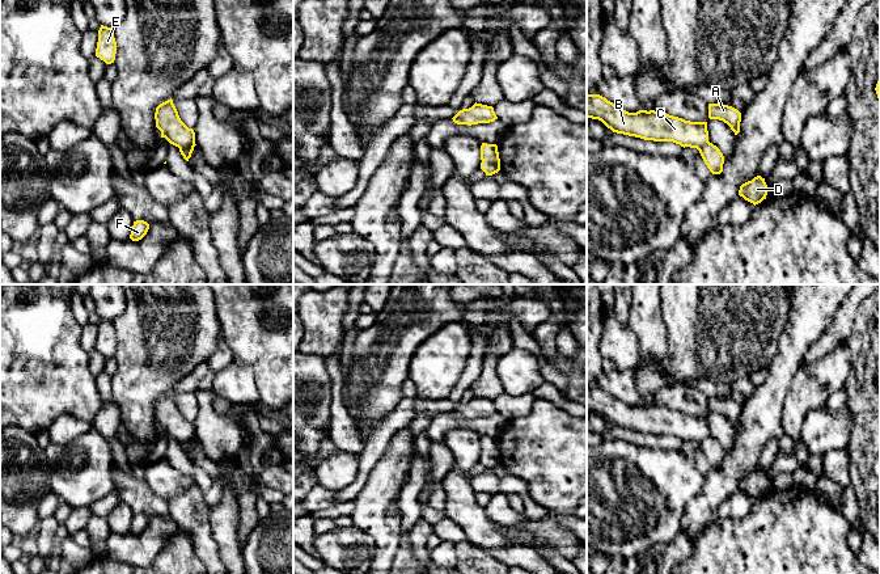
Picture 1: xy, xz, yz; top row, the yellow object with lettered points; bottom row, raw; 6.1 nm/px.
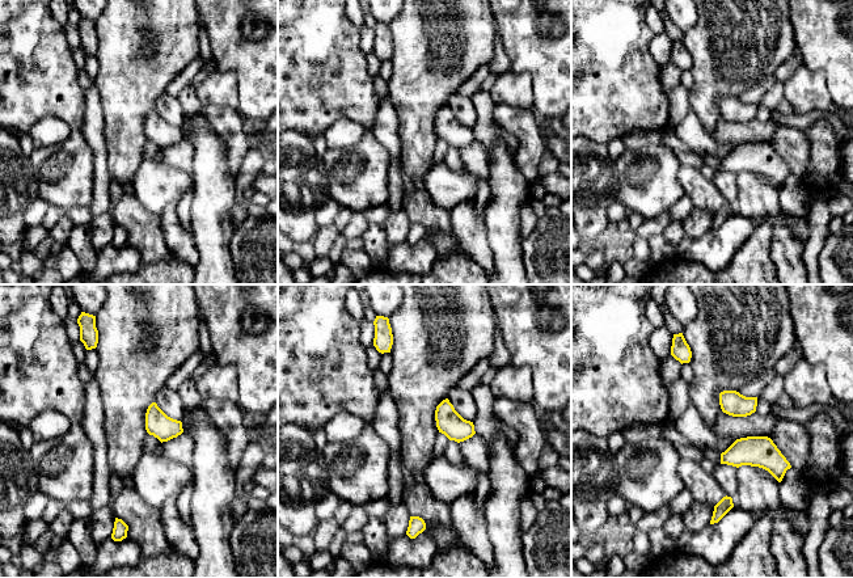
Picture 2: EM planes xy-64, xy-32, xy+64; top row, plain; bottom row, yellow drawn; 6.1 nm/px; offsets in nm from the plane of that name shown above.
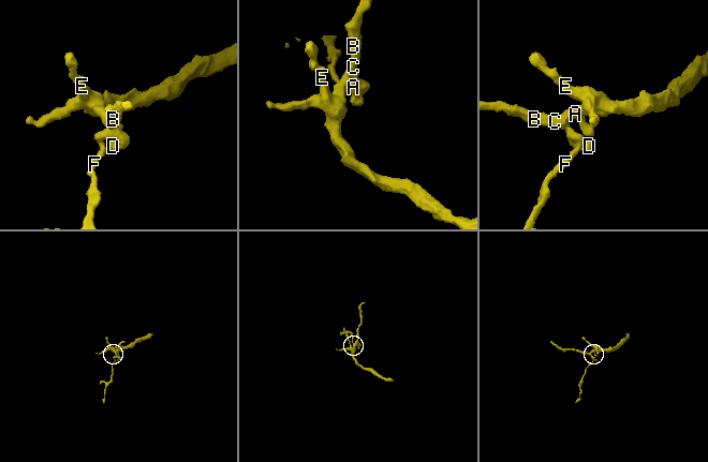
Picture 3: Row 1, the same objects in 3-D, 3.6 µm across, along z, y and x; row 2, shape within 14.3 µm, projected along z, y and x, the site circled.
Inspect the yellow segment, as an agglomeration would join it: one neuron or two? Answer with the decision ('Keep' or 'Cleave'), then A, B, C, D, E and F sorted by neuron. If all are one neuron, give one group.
Cleave. Groups: A B C E / D F

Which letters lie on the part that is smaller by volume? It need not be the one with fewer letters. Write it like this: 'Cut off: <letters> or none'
Cut off: D, F

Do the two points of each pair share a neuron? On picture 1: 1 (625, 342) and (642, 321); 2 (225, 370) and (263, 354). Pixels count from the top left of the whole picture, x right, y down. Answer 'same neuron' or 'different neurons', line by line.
1: different neurons
2: different neurons

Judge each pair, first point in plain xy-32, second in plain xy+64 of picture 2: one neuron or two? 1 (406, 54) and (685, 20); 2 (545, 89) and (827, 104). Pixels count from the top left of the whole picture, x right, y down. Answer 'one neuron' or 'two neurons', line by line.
1: two neurons
2: two neurons

